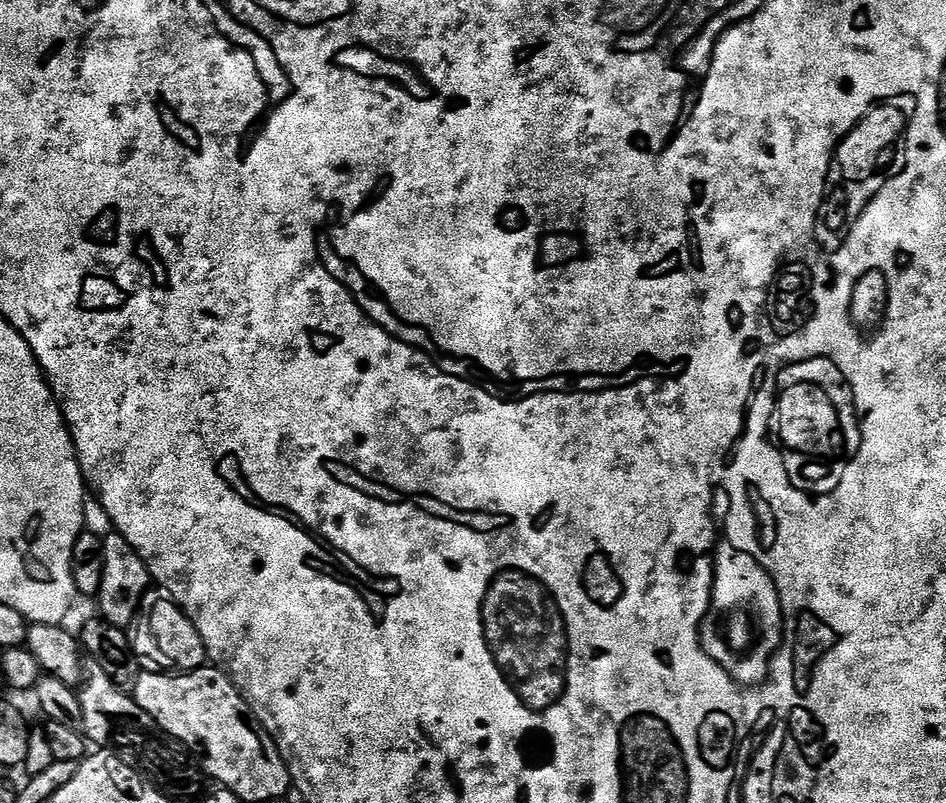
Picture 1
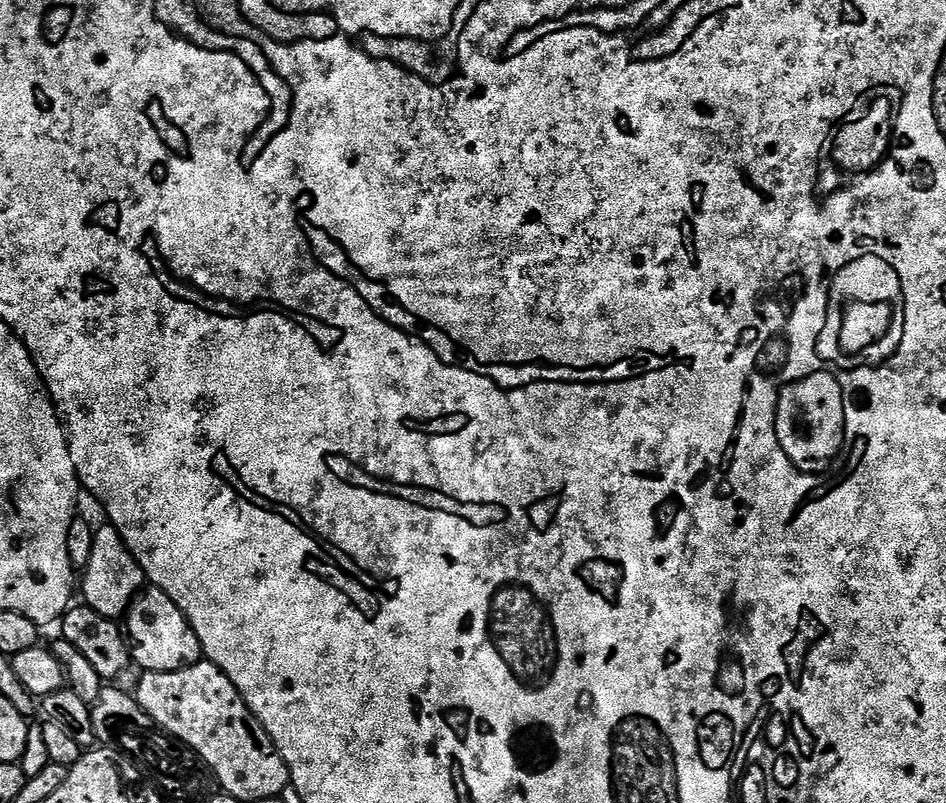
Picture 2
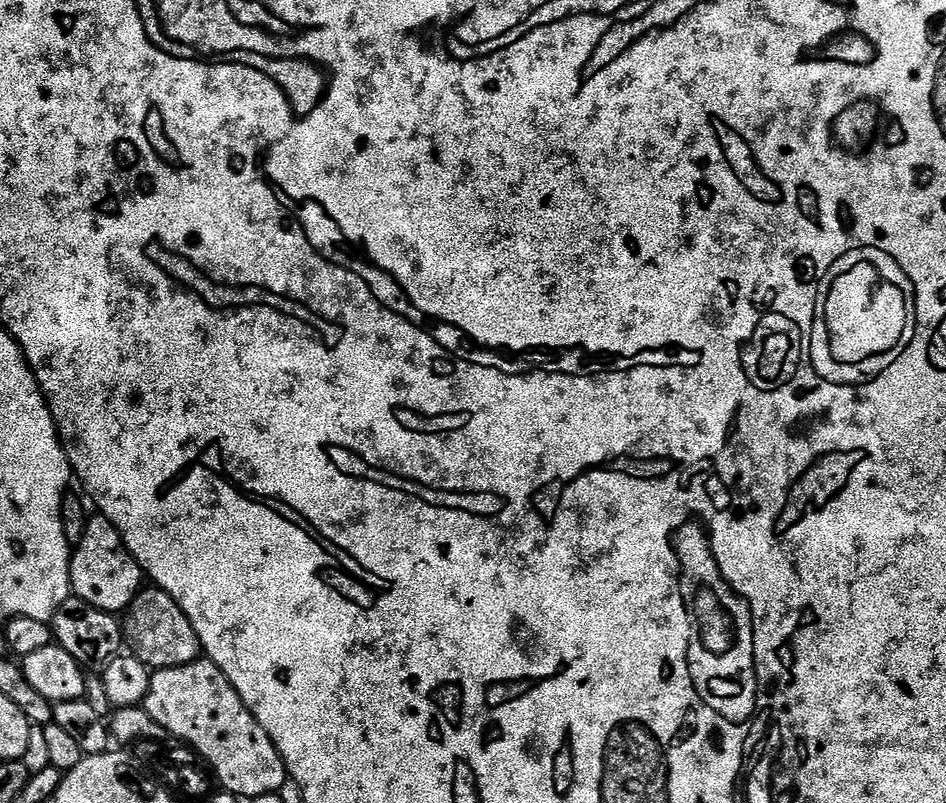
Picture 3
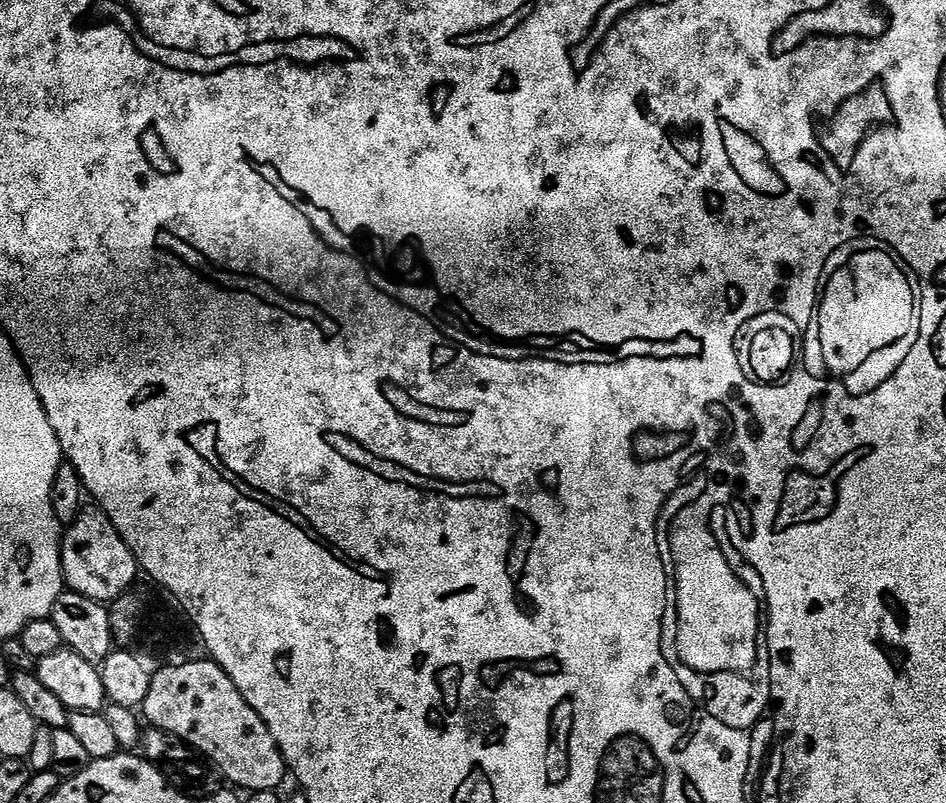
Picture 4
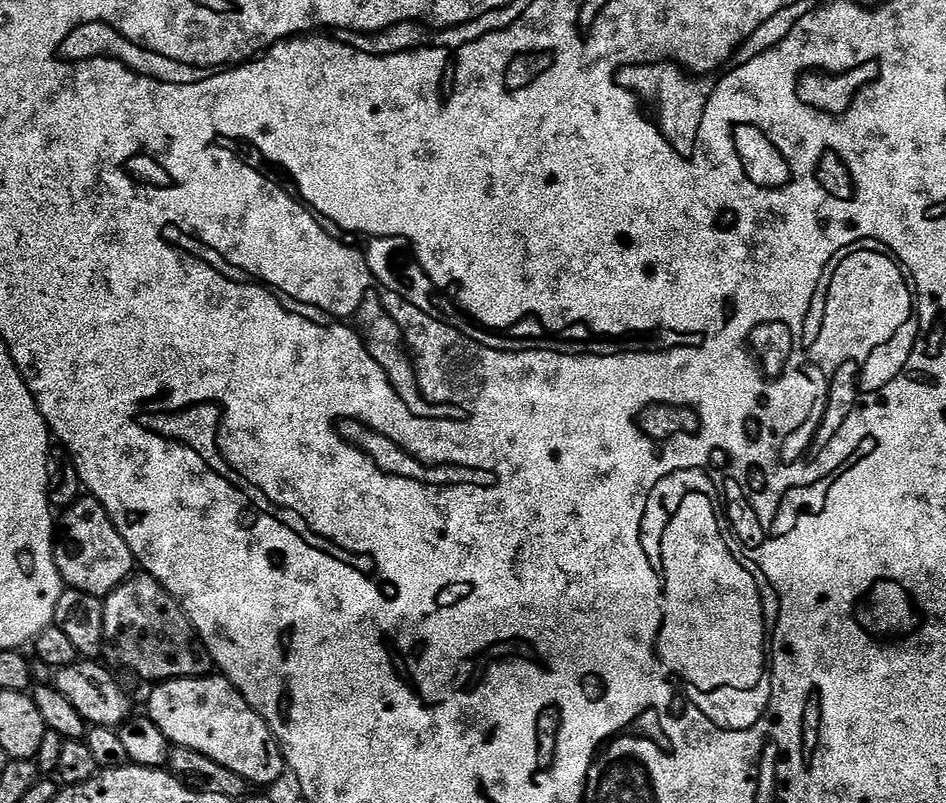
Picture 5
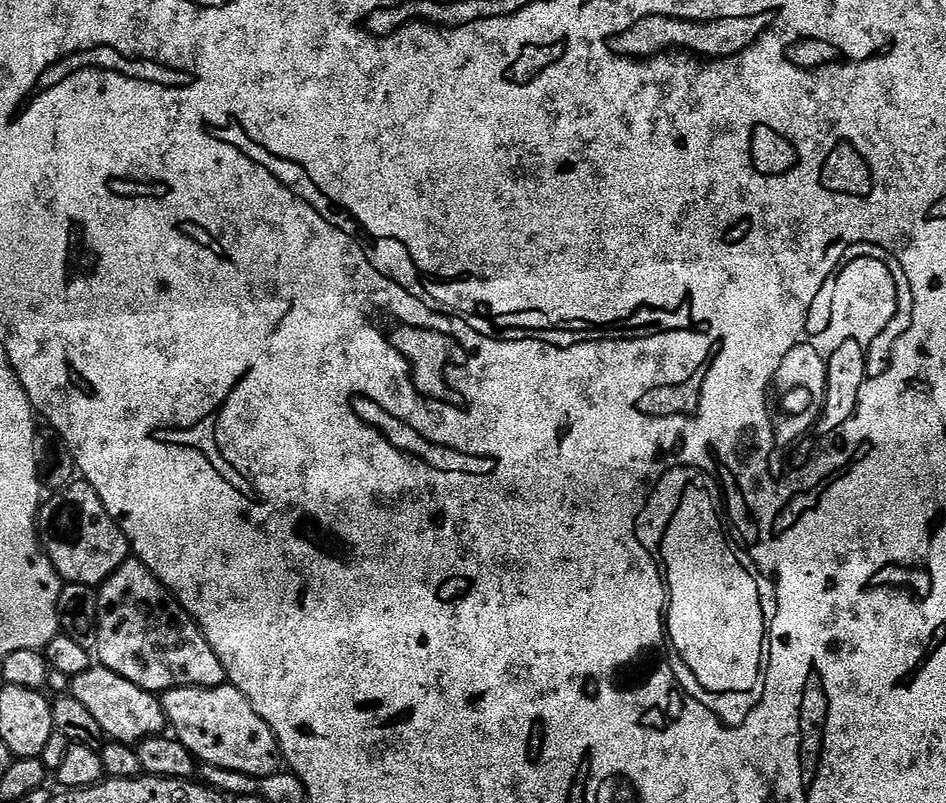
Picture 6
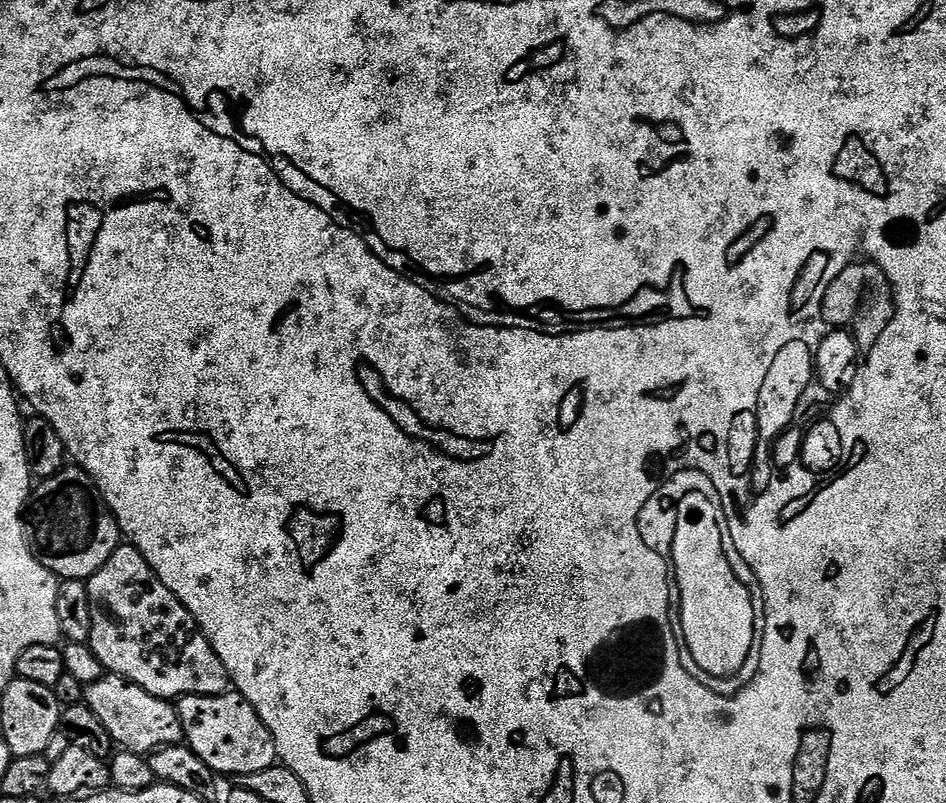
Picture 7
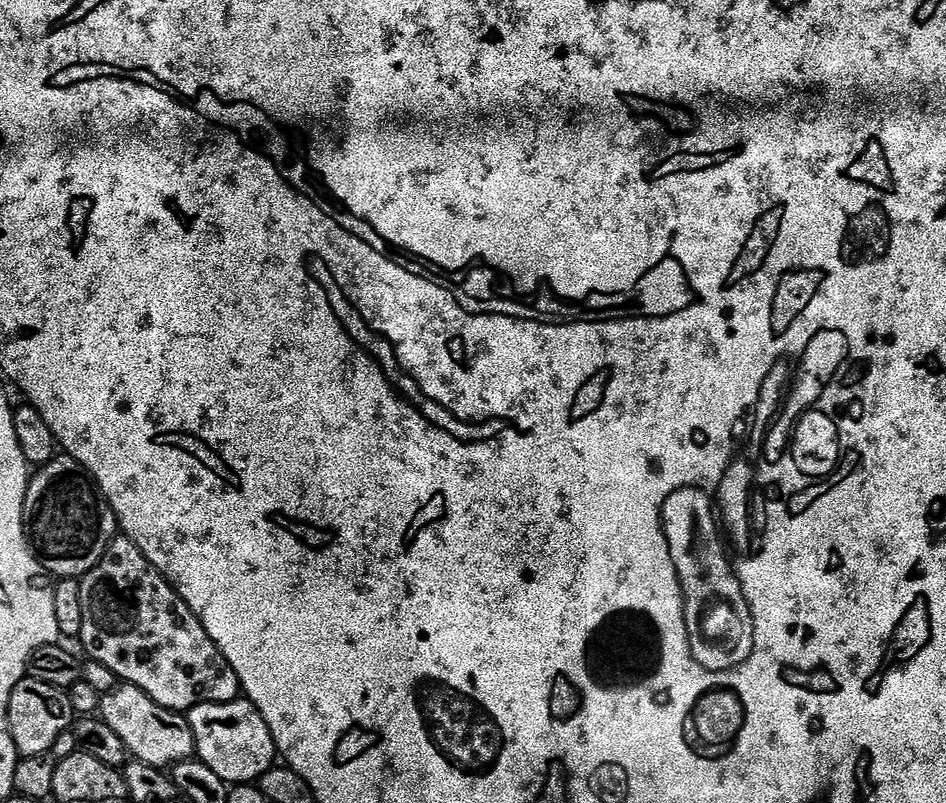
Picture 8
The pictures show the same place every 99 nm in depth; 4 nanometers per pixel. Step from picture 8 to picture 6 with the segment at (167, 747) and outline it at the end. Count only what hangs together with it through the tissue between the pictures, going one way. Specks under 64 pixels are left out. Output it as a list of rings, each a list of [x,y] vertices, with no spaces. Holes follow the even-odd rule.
[[[94,666],[86,670],[86,674],[71,677],[70,694],[90,710],[109,741],[135,746],[141,740],[165,731],[166,717],[161,697],[155,692],[147,692],[142,686],[134,686],[134,682],[122,678],[122,674],[114,674],[109,668]]]

